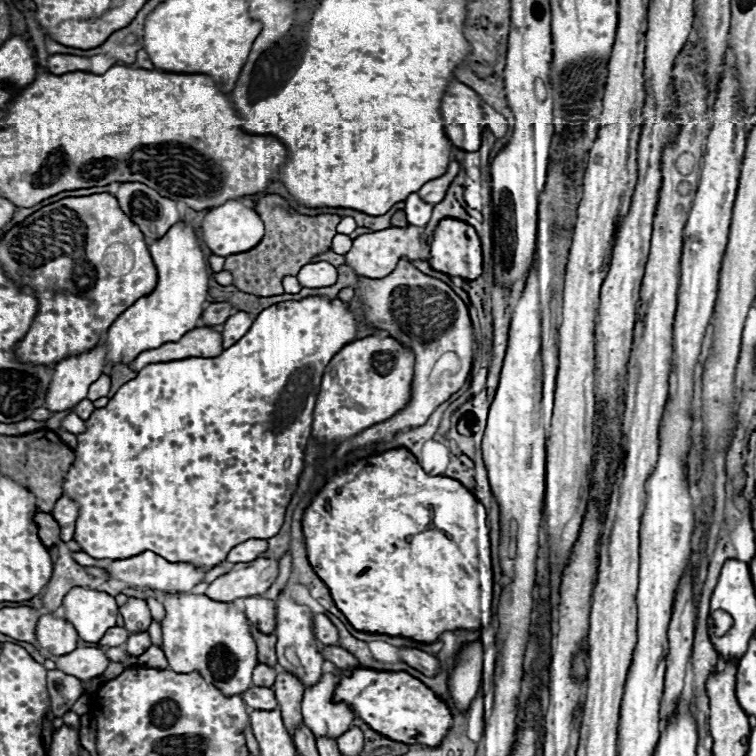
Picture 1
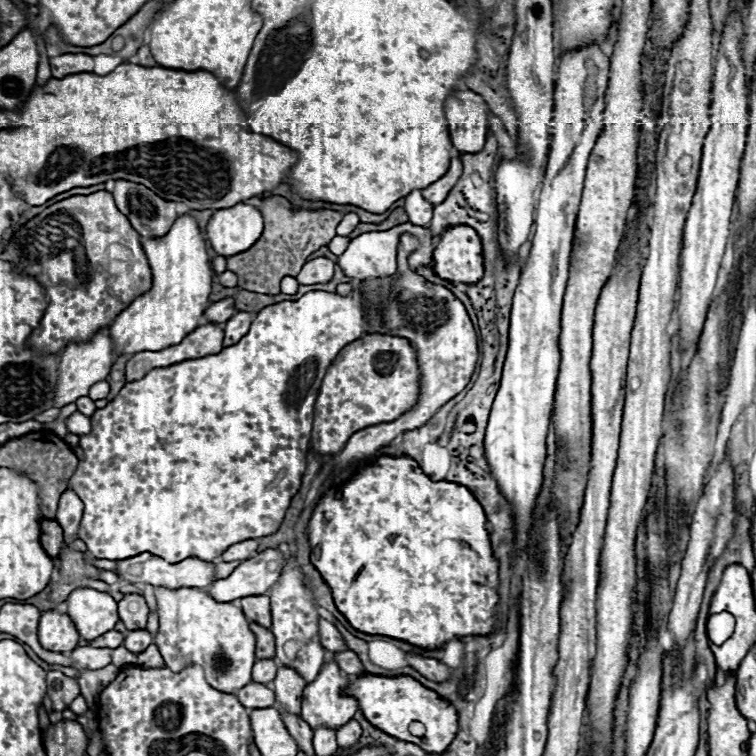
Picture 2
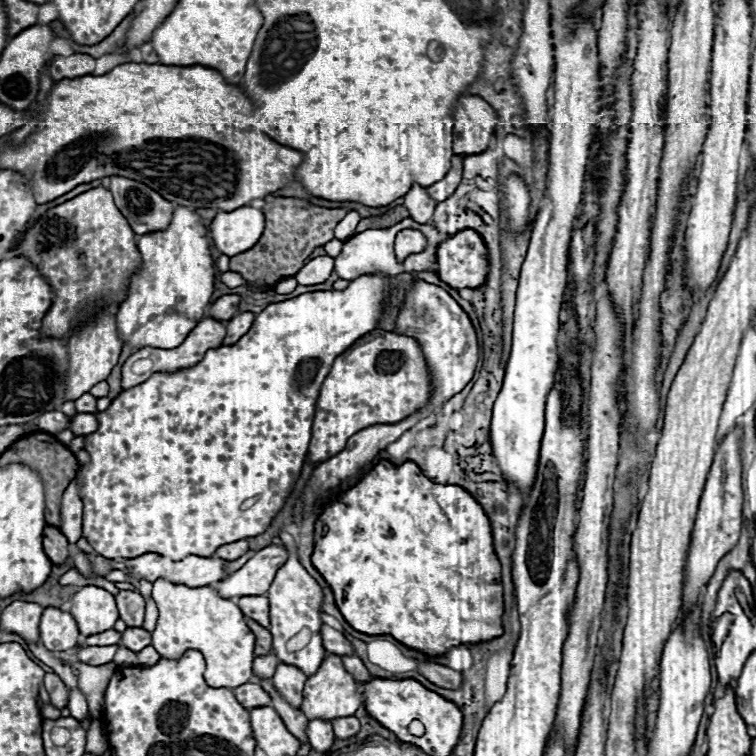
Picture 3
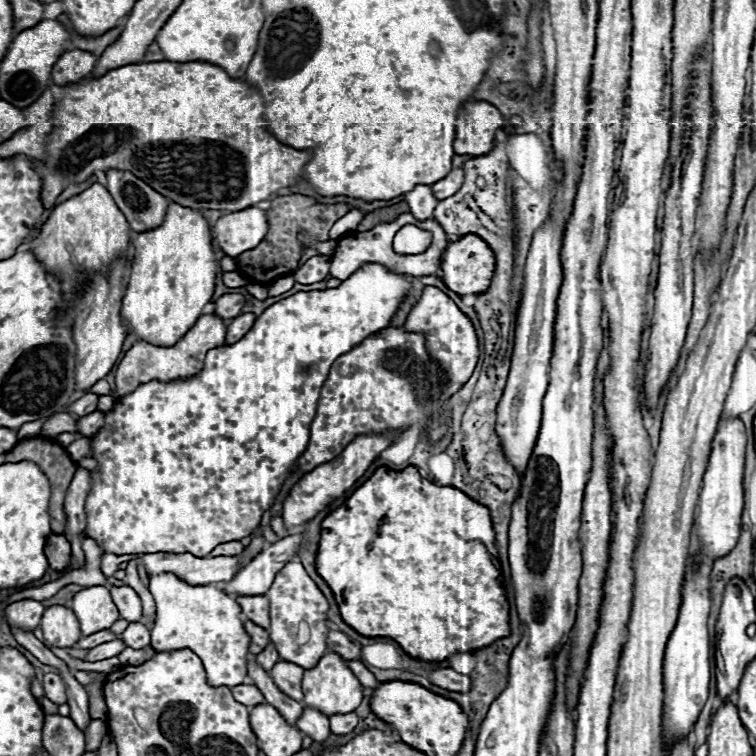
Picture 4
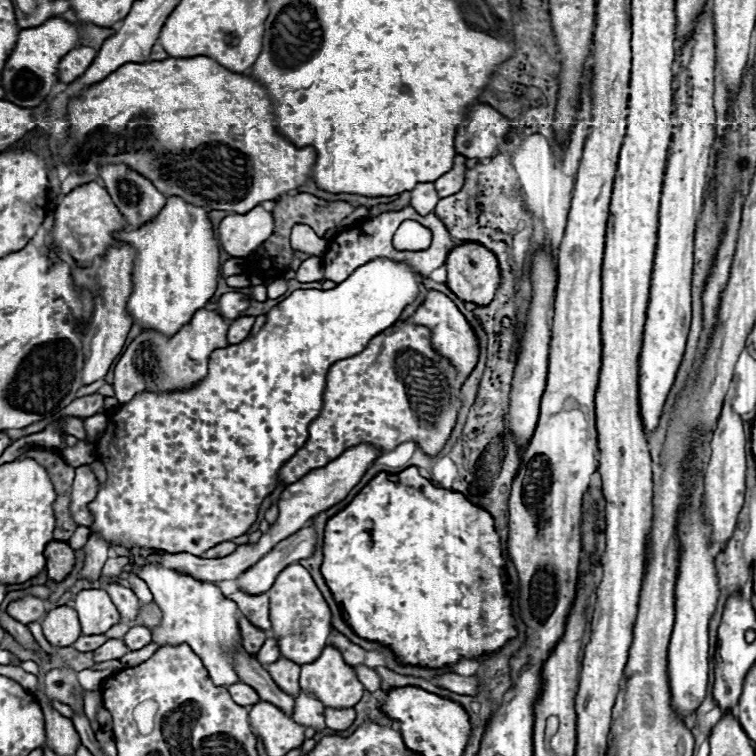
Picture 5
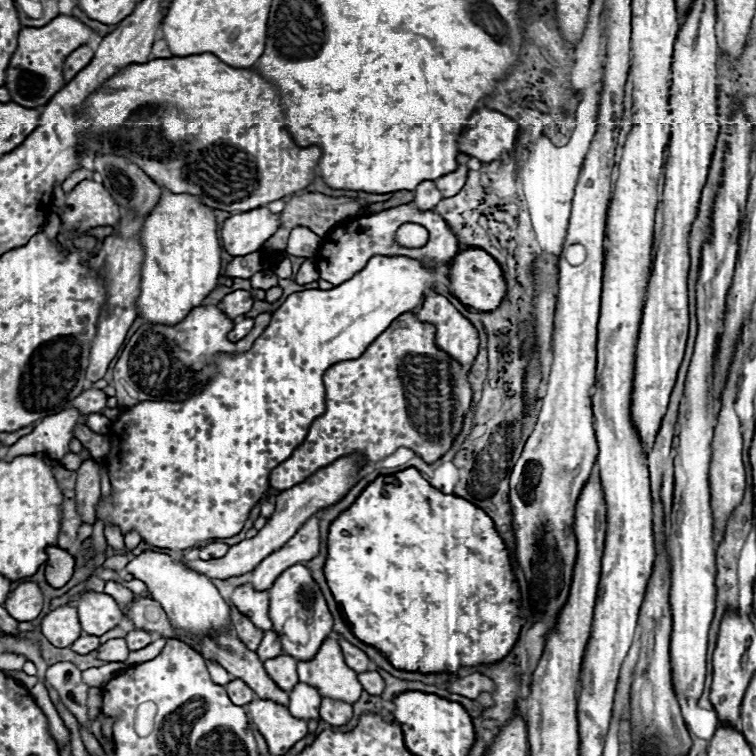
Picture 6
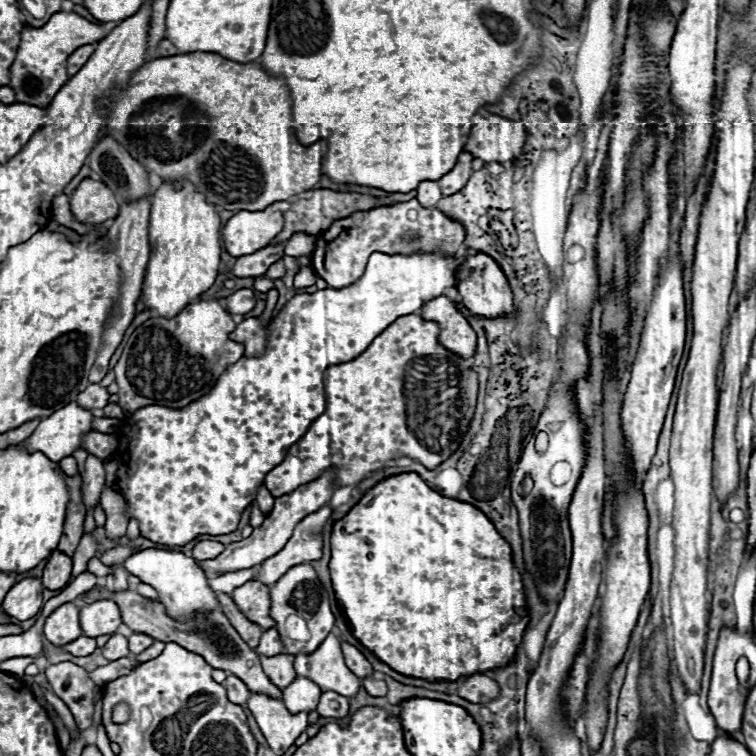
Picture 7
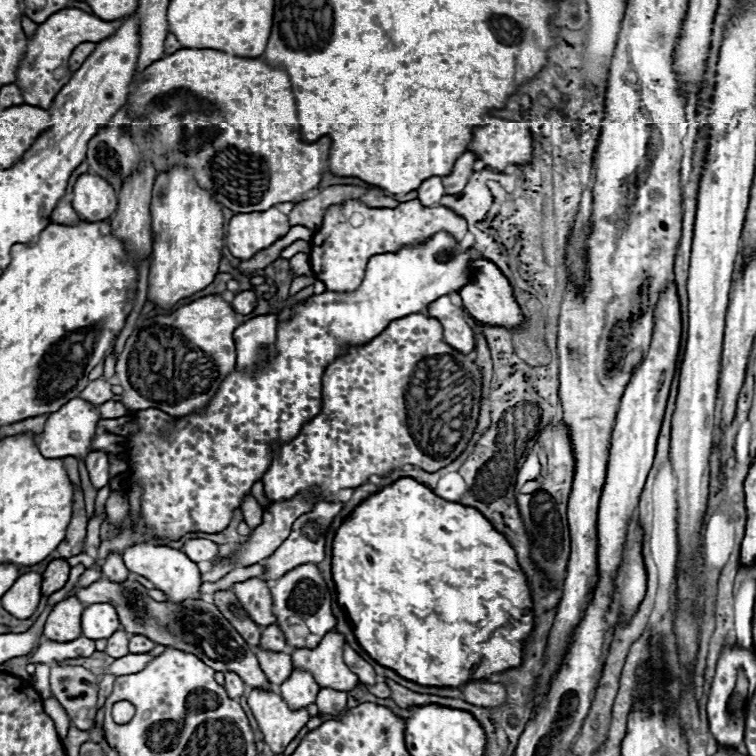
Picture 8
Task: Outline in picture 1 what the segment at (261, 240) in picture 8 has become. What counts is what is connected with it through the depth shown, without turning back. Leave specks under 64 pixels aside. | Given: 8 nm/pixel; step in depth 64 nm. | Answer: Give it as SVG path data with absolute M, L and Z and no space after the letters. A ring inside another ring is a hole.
M238 200L210 208L202 220L202 240L214 254L224 258L252 250L262 236L262 220Z

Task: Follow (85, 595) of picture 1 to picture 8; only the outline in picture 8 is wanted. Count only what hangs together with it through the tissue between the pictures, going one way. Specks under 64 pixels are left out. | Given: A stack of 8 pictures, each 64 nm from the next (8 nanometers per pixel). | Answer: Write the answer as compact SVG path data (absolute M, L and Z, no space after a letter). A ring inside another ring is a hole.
M100 602L90 604L82 612L82 634L92 640L110 638L120 628L120 620L116 608L112 604Z

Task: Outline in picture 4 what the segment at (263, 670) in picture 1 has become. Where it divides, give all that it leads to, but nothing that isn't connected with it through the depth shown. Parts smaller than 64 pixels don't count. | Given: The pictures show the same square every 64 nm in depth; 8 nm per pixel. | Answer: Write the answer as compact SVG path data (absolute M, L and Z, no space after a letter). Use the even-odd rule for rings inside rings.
M270 644L262 654L258 654L258 656L256 656L256 662L258 662L266 672L270 672L270 670L272 670L272 666L274 666L278 660L280 660L280 658L278 658L278 652L274 650L274 646L272 646L272 644Z

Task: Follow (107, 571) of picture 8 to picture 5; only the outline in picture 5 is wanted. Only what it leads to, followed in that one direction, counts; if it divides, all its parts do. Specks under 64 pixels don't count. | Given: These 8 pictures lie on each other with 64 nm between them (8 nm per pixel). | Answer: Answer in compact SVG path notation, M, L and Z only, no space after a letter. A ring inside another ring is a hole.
M110 584L110 586L106 588L106 592L110 594L112 602L116 604L118 612L120 612L120 616L122 616L124 620L136 620L140 602L138 602L136 594L134 594L130 588L124 588L124 586L120 586L120 584Z

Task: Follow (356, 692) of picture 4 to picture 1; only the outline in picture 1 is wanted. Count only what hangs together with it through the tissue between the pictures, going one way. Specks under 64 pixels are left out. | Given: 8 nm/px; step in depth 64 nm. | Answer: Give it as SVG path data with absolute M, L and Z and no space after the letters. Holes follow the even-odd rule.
M338 672L324 674L318 684L306 688L302 700L304 724L312 730L316 738L338 738L342 736L352 720L354 712L344 702L334 704L332 694L338 684Z

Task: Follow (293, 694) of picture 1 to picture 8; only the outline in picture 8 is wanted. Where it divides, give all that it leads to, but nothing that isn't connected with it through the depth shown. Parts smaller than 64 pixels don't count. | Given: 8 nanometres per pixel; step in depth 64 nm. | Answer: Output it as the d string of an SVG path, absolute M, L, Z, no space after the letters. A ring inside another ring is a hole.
M258 648L256 656L260 660L260 668L264 670L264 674L266 674L266 678L270 680L272 686L282 686L282 682L290 678L290 674L294 670L290 654L286 654L286 652L282 652L282 654L266 654L266 650Z

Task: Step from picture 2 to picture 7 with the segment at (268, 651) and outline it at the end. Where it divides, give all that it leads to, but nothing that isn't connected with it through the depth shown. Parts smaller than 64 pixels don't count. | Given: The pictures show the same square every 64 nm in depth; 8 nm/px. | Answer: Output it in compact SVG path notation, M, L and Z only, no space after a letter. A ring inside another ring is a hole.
M218 594L218 600L222 604L222 612L226 614L226 618L230 620L230 624L238 630L240 638L250 646L250 648L256 648L258 646L258 640L262 636L262 628L260 626L254 626L240 610L238 606L234 606L234 600L228 596L228 594Z

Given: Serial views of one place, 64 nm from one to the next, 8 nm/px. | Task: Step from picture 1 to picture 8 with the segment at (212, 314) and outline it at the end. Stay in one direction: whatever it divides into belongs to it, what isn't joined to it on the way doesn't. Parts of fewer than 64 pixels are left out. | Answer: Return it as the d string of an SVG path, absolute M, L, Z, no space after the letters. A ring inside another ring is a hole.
M254 290L238 292L238 294L232 298L230 306L232 306L234 312L238 312L238 314L250 314L250 312L256 308L256 294L254 294Z

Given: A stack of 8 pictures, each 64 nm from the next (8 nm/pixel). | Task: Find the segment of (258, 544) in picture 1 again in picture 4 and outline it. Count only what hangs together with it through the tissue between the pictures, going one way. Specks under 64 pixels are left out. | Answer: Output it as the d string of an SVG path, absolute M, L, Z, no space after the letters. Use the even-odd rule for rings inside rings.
M232 540L232 542L224 542L222 546L216 546L210 552L210 556L238 556L242 554L242 550L244 550L244 544L238 540Z

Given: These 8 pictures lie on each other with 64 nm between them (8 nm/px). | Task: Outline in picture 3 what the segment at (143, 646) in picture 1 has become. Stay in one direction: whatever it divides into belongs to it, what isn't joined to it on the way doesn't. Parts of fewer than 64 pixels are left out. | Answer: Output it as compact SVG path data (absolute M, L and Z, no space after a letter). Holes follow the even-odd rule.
M126 628L126 632L122 634L122 646L126 646L132 652L140 652L150 644L152 644L152 636L144 628Z

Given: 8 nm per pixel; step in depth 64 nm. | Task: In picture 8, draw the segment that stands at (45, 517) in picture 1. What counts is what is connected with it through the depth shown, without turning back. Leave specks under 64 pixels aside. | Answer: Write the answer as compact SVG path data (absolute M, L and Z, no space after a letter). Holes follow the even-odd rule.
M66 558L52 560L42 574L42 594L50 596L52 592L64 588L68 574L70 574L70 564L66 562Z

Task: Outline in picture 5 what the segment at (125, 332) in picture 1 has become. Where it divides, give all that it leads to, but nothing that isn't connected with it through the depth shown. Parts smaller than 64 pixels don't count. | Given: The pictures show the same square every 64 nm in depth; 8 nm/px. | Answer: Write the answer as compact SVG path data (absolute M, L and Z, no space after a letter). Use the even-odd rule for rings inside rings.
M168 198L162 214L158 214L150 226L132 232L115 232L114 237L122 238L136 248L134 286L126 310L142 330L174 336L216 292L220 248L206 210L186 204L182 198Z

